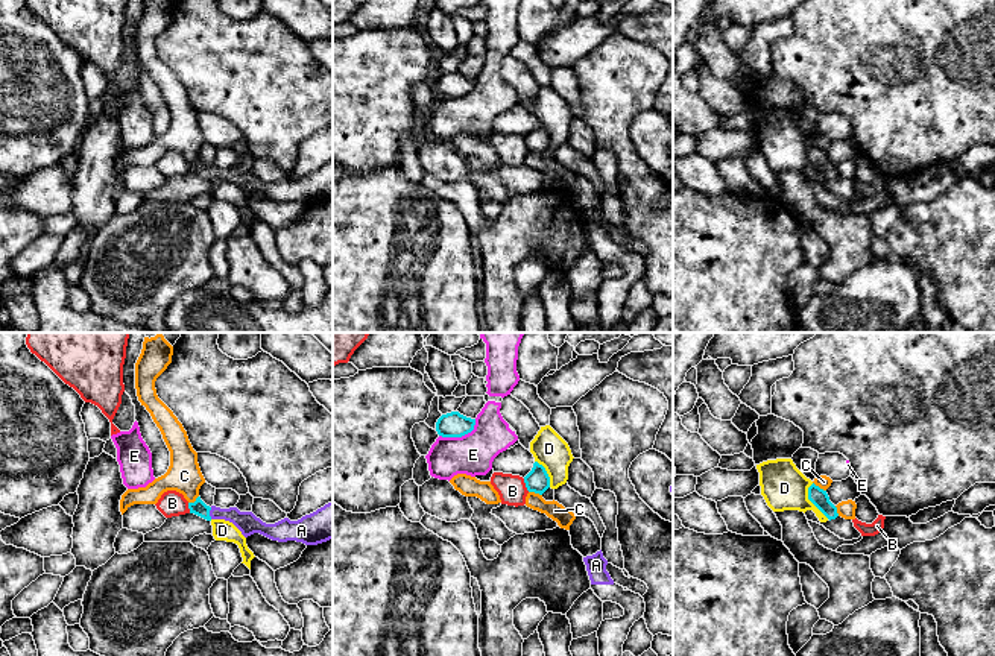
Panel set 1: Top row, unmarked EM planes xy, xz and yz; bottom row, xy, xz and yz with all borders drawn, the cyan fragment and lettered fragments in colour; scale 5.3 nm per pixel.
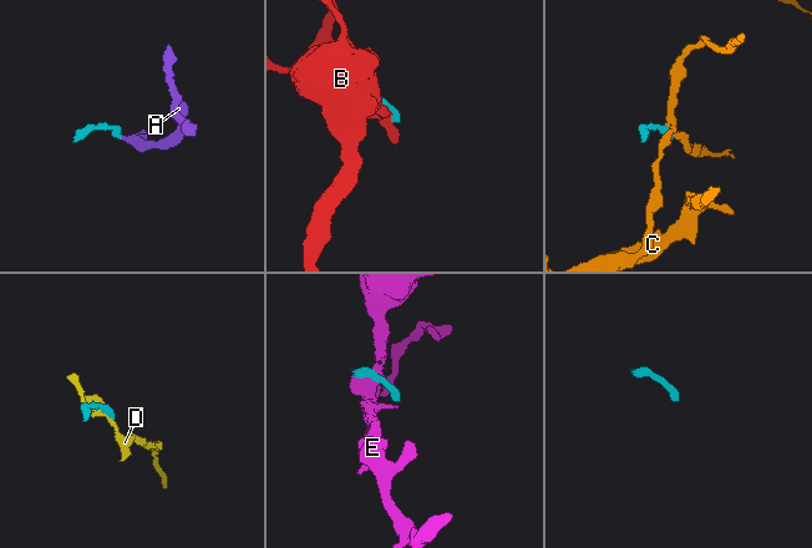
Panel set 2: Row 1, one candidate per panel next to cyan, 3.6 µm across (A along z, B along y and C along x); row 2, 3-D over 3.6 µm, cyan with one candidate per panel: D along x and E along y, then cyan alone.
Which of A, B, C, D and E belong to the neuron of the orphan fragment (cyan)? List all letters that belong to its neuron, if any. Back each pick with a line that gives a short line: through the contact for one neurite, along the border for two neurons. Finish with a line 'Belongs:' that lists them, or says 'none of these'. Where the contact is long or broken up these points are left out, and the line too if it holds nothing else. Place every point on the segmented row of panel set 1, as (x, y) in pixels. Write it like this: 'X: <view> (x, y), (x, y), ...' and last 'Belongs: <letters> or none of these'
A: xy (198, 507), (208, 514), (233, 514), (246, 523)
Belongs: A

